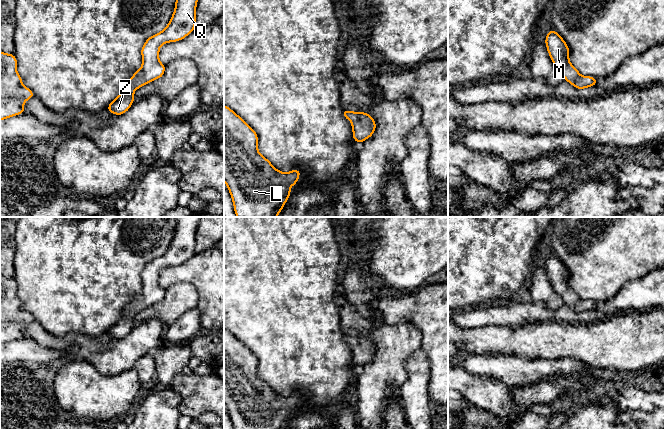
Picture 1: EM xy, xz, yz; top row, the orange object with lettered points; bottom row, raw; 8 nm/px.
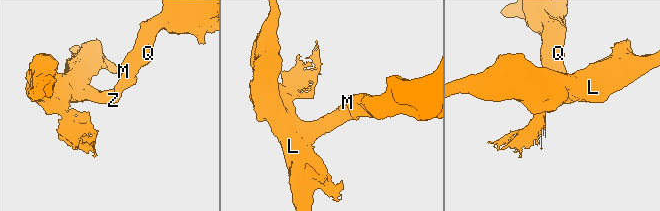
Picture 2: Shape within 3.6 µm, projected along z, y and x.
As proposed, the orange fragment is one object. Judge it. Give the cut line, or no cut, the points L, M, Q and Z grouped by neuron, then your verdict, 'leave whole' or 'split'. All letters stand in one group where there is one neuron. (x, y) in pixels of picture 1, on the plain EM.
no cut; L M Q Z; leave whole

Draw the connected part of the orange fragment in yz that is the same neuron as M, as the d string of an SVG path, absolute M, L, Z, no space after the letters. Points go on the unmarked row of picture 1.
M551 253L545 263L545 268L555 291L563 298L564 304L577 313L595 310L597 305L591 300L581 300L569 285L569 272L562 261Z

